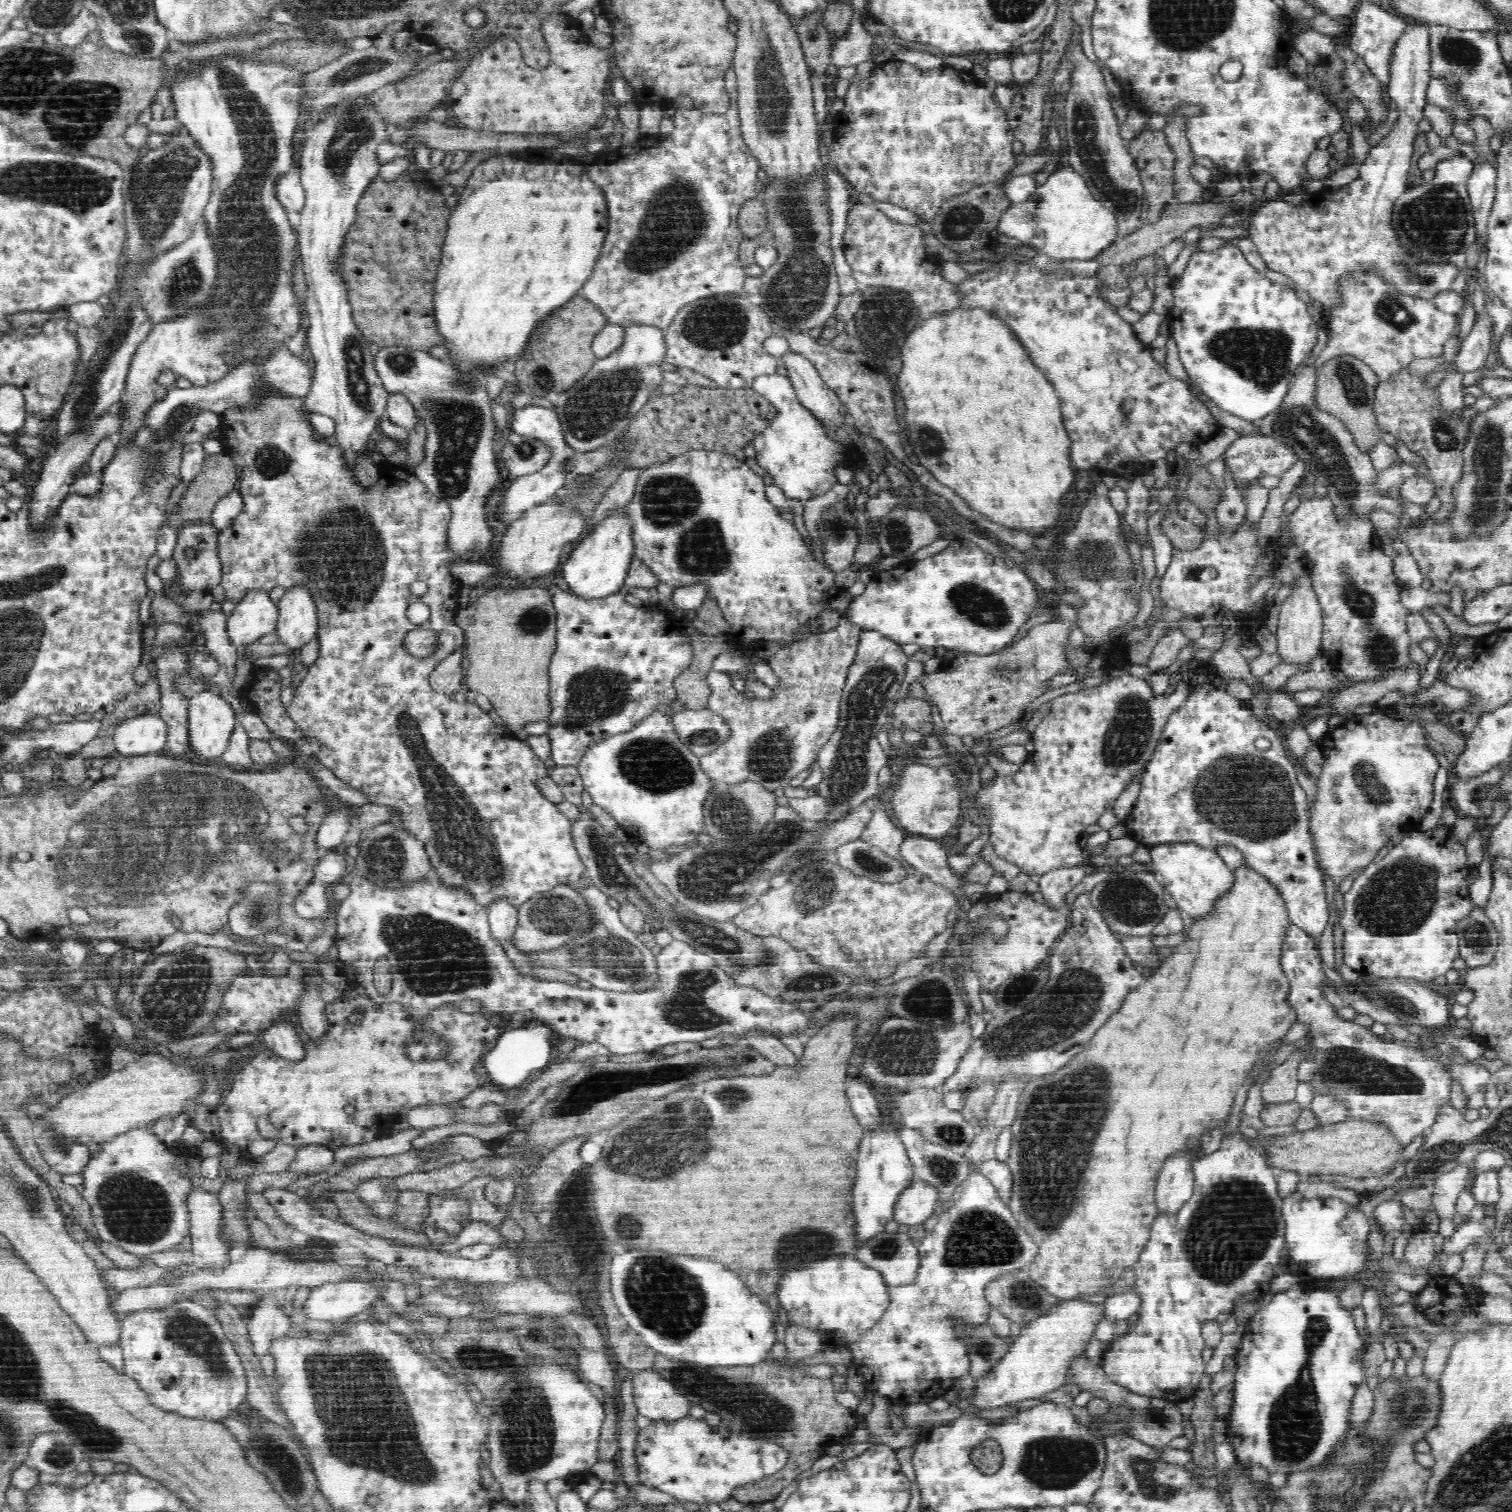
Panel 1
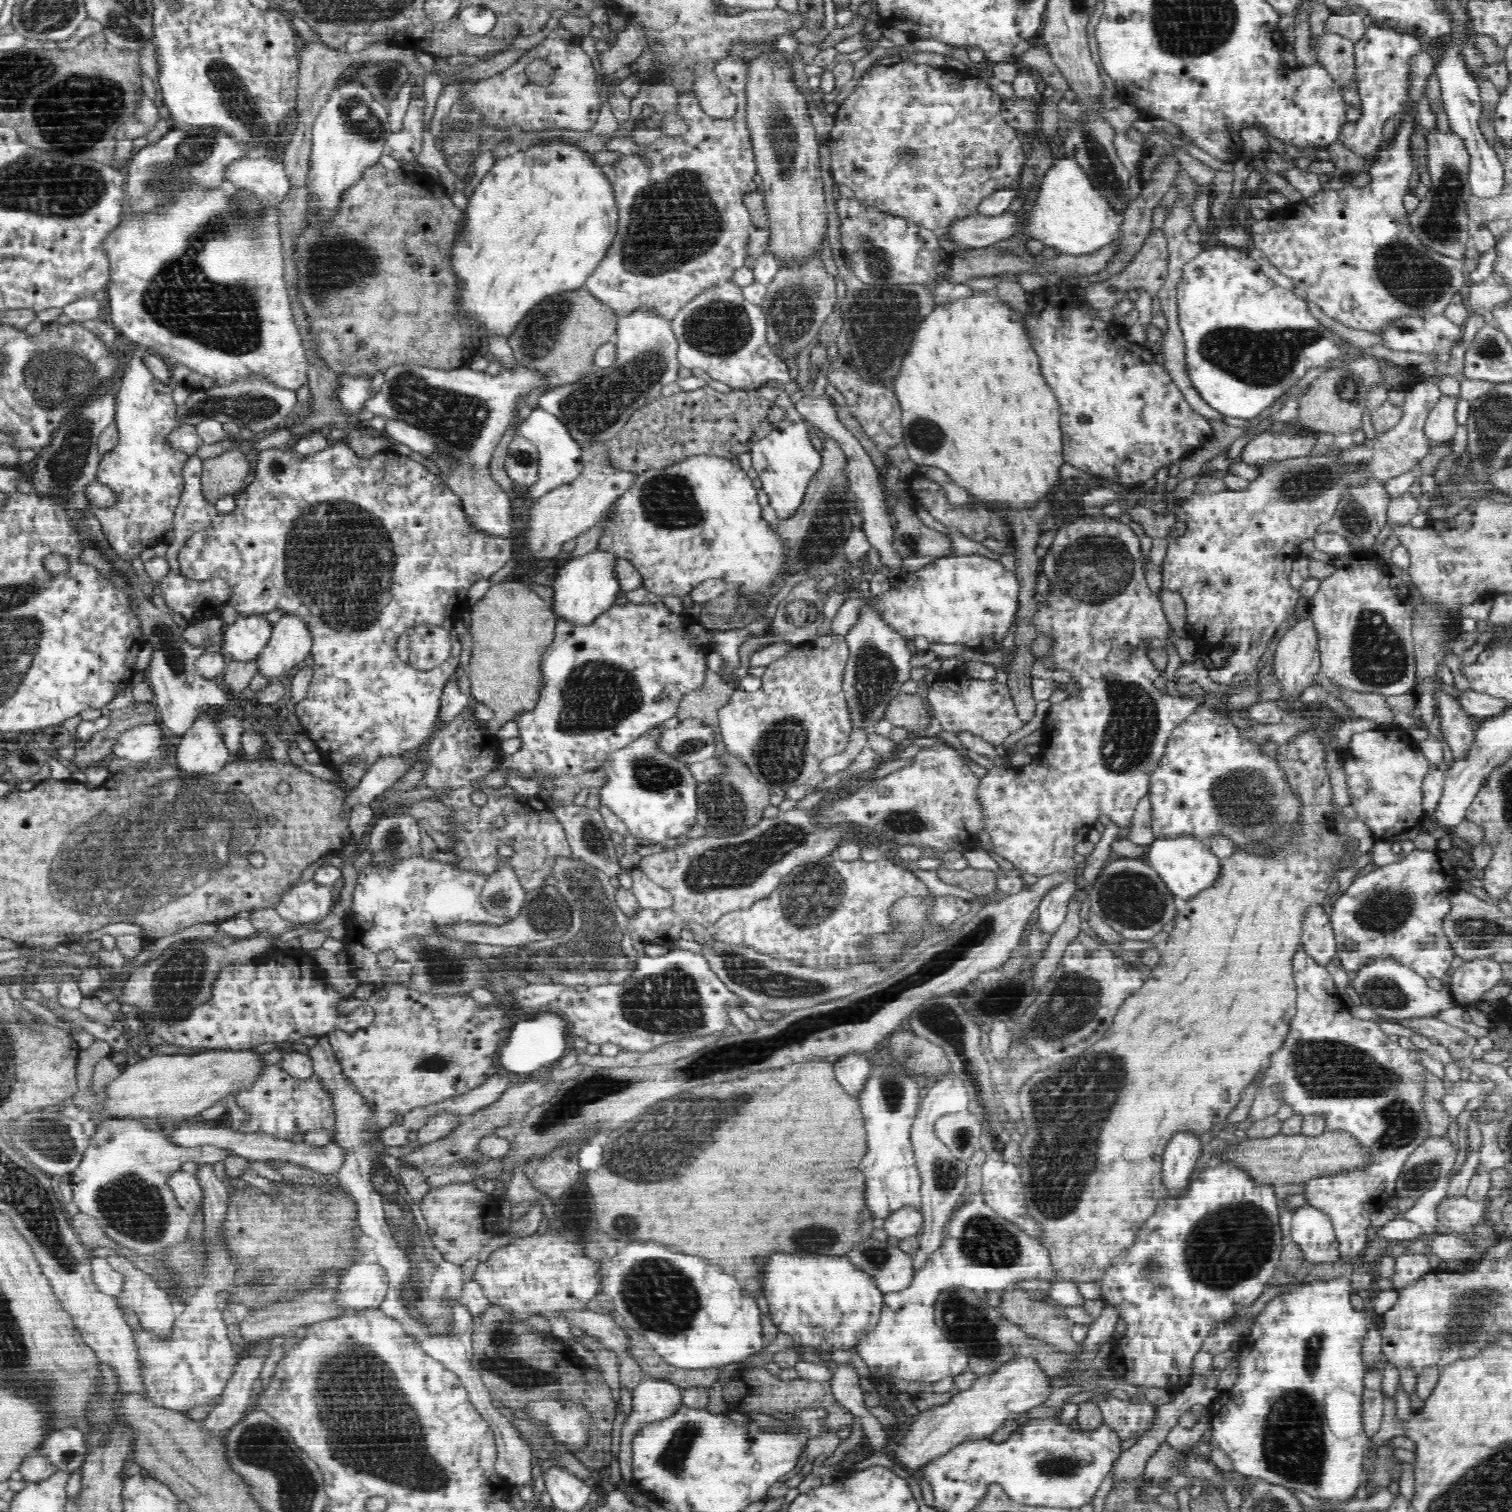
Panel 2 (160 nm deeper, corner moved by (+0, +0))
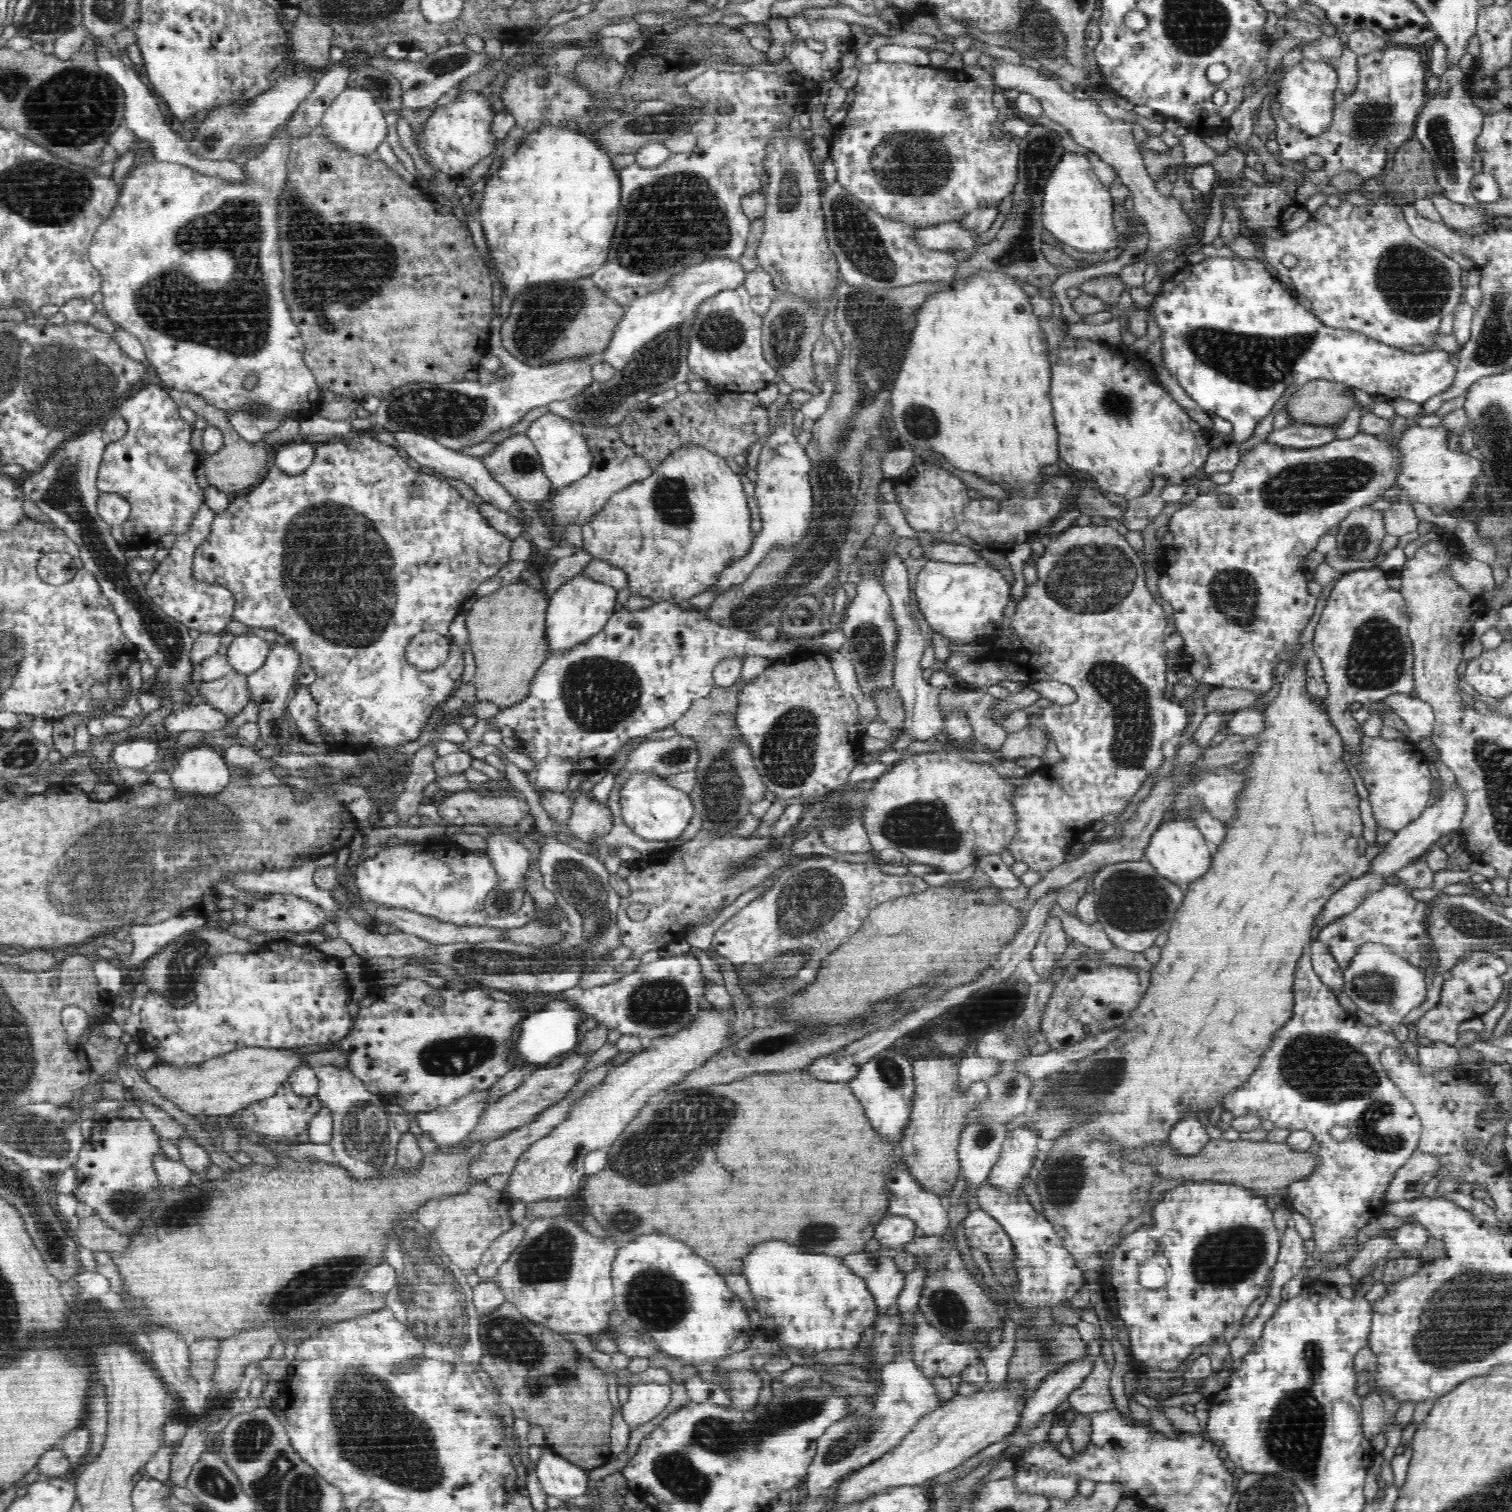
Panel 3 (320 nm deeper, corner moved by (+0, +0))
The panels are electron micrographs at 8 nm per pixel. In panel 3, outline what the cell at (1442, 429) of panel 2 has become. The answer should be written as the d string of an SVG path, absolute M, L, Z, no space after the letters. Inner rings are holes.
M1442 423L1440 427L1420 427L1416 425L1406 428L1400 442L1398 442L1398 447L1403 453L1403 471L1395 480L1398 490L1400 490L1396 501L1412 507L1414 504L1424 504L1428 508L1434 508L1434 506L1440 506L1441 504L1448 508L1470 504L1470 495L1474 486L1476 486L1476 478L1483 472L1482 463L1469 456L1468 452L1462 453L1454 448L1450 449L1454 439L1452 434L1444 429Z

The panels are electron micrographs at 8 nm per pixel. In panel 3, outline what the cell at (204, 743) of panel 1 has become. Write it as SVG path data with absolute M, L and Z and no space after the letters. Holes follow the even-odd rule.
M200 744L177 755L171 783L178 791L211 795L221 792L229 783L231 772L214 746Z

